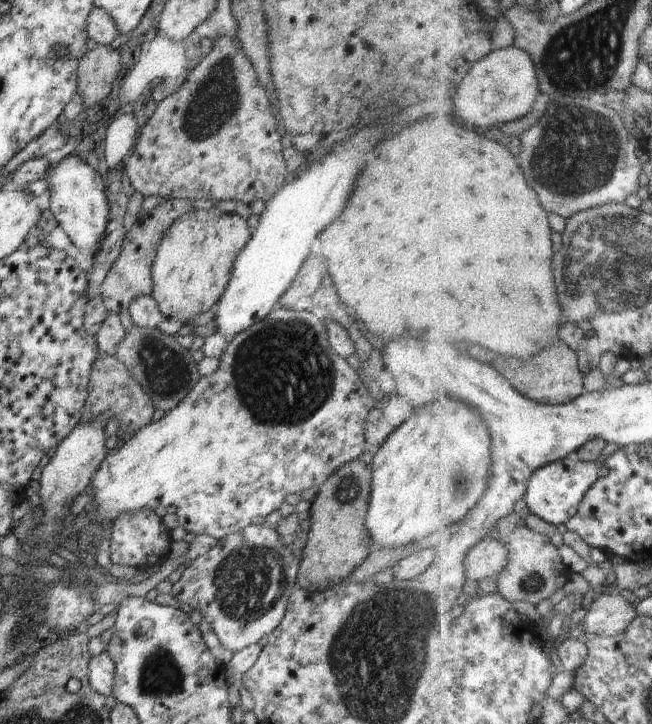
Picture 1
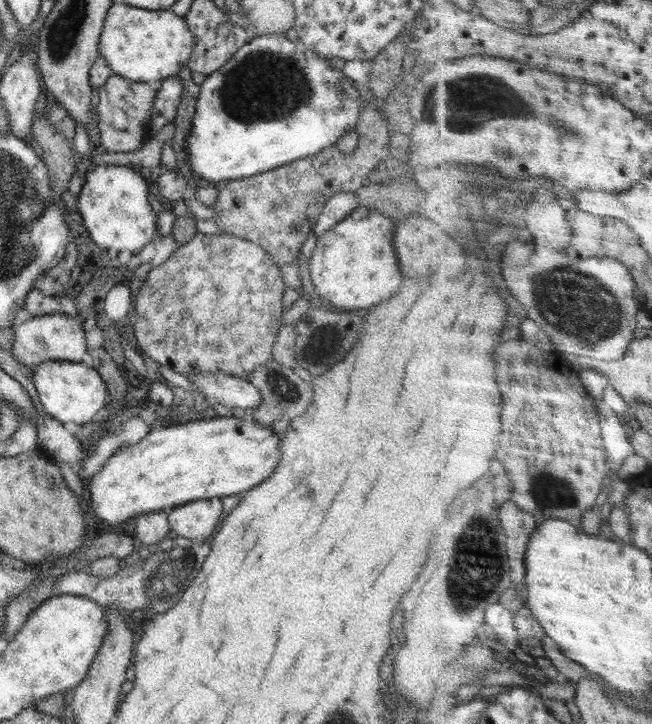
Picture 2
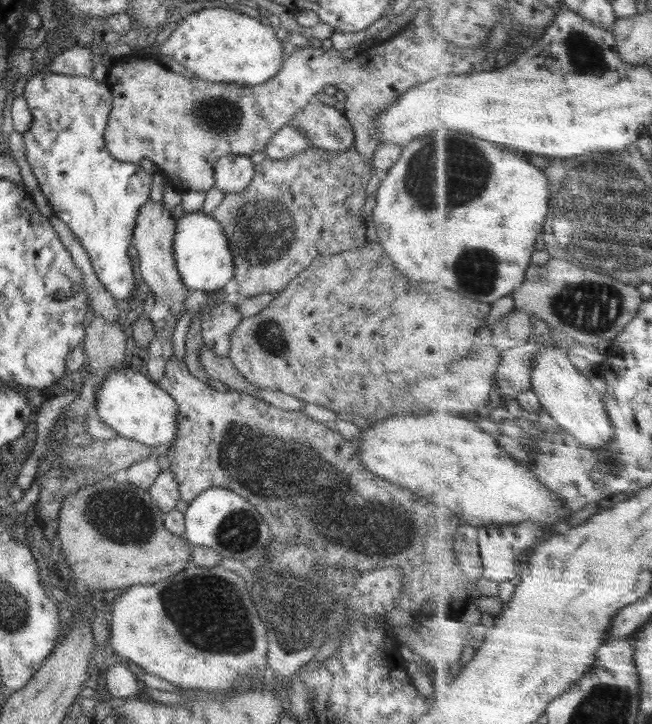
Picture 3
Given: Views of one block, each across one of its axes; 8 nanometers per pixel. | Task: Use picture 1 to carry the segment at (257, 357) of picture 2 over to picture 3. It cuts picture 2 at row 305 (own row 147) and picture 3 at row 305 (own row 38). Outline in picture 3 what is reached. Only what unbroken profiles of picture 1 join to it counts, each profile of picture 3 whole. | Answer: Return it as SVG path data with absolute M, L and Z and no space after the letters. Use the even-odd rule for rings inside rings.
M218 303L214 308L201 316L203 342L218 356L228 357L231 336L242 319L234 305Z

